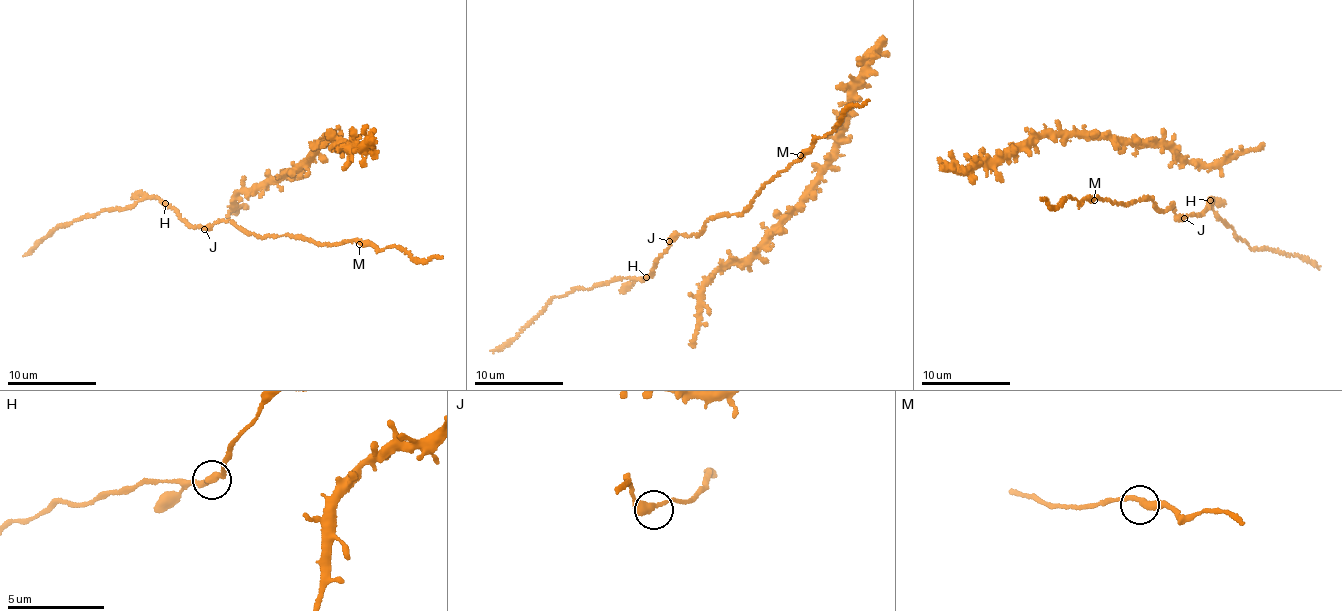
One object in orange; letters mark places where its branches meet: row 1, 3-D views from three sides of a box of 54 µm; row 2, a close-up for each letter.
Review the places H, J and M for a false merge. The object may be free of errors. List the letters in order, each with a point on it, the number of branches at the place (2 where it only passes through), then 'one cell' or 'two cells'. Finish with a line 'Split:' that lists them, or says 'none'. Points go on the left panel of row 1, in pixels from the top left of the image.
H: at (165, 203); 2 branches meet; one cell
J: at (204, 229); 2 branches meet; one cell
M: at (359, 244); 2 branches meet; one cell
Split: none

